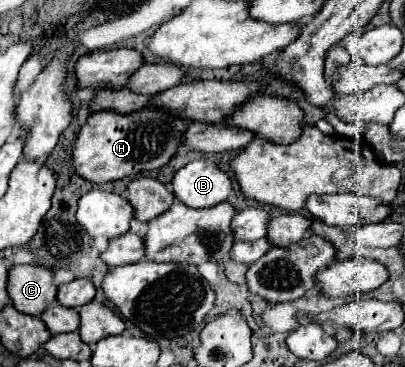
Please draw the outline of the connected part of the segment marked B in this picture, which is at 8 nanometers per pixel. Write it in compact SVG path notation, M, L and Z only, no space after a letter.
M195 160L173 176L173 194L189 208L211 208L231 194L229 176L211 160Z

